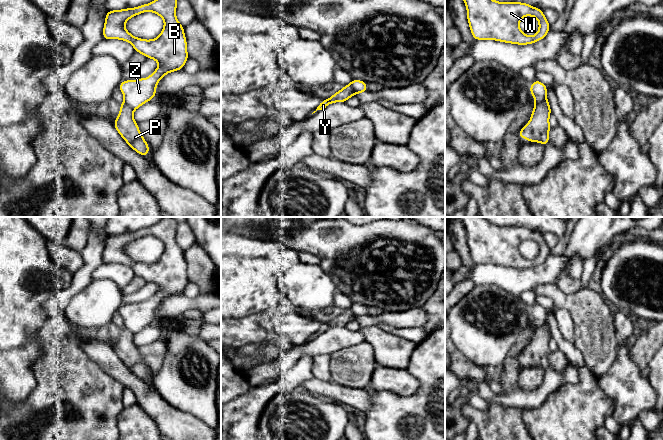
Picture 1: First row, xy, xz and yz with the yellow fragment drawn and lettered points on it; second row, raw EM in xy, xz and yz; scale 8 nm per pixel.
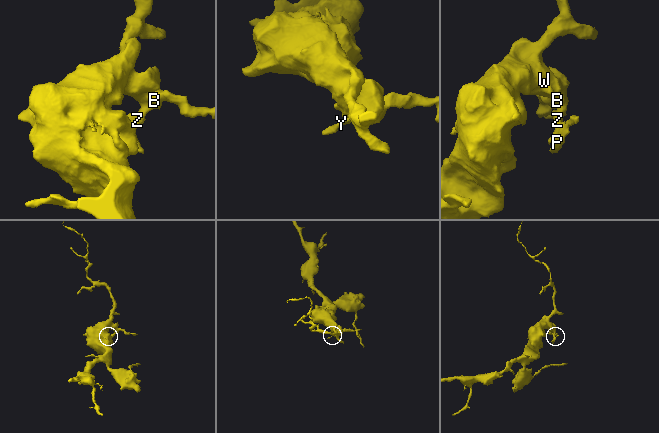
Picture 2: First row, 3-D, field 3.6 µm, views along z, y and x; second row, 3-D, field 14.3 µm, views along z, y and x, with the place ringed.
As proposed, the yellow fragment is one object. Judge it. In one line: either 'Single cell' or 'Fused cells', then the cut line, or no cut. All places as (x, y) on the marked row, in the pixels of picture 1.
Fused cells. Split along yz (545, 97), (535, 106)

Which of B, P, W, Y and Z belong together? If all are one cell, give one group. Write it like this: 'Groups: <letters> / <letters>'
Groups: B W Z / P Y

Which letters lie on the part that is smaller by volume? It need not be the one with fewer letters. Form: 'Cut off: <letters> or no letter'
Cut off: P, Y

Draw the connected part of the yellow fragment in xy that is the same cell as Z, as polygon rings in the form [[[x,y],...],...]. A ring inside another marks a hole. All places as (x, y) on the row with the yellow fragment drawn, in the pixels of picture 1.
[[[154,0],[151,3],[143,4],[134,8],[122,10],[106,11],[105,24],[103,27],[103,39],[119,39],[130,42],[135,52],[143,54],[146,58],[154,59],[158,62],[158,68],[152,72],[148,78],[122,81],[118,88],[124,95],[125,103],[133,110],[141,107],[146,102],[152,100],[156,95],[156,86],[162,77],[170,72],[182,70],[189,58],[187,53],[187,40],[185,38],[184,27],[176,18],[176,7],[179,0]],[[151,11],[164,20],[164,28],[160,35],[151,40],[137,38],[130,34],[124,24],[133,16]]]

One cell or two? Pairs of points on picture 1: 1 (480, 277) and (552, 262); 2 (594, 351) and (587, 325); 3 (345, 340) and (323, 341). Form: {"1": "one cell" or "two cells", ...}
{"1": "one cell", "2": "one cell", "3": "one cell"}

